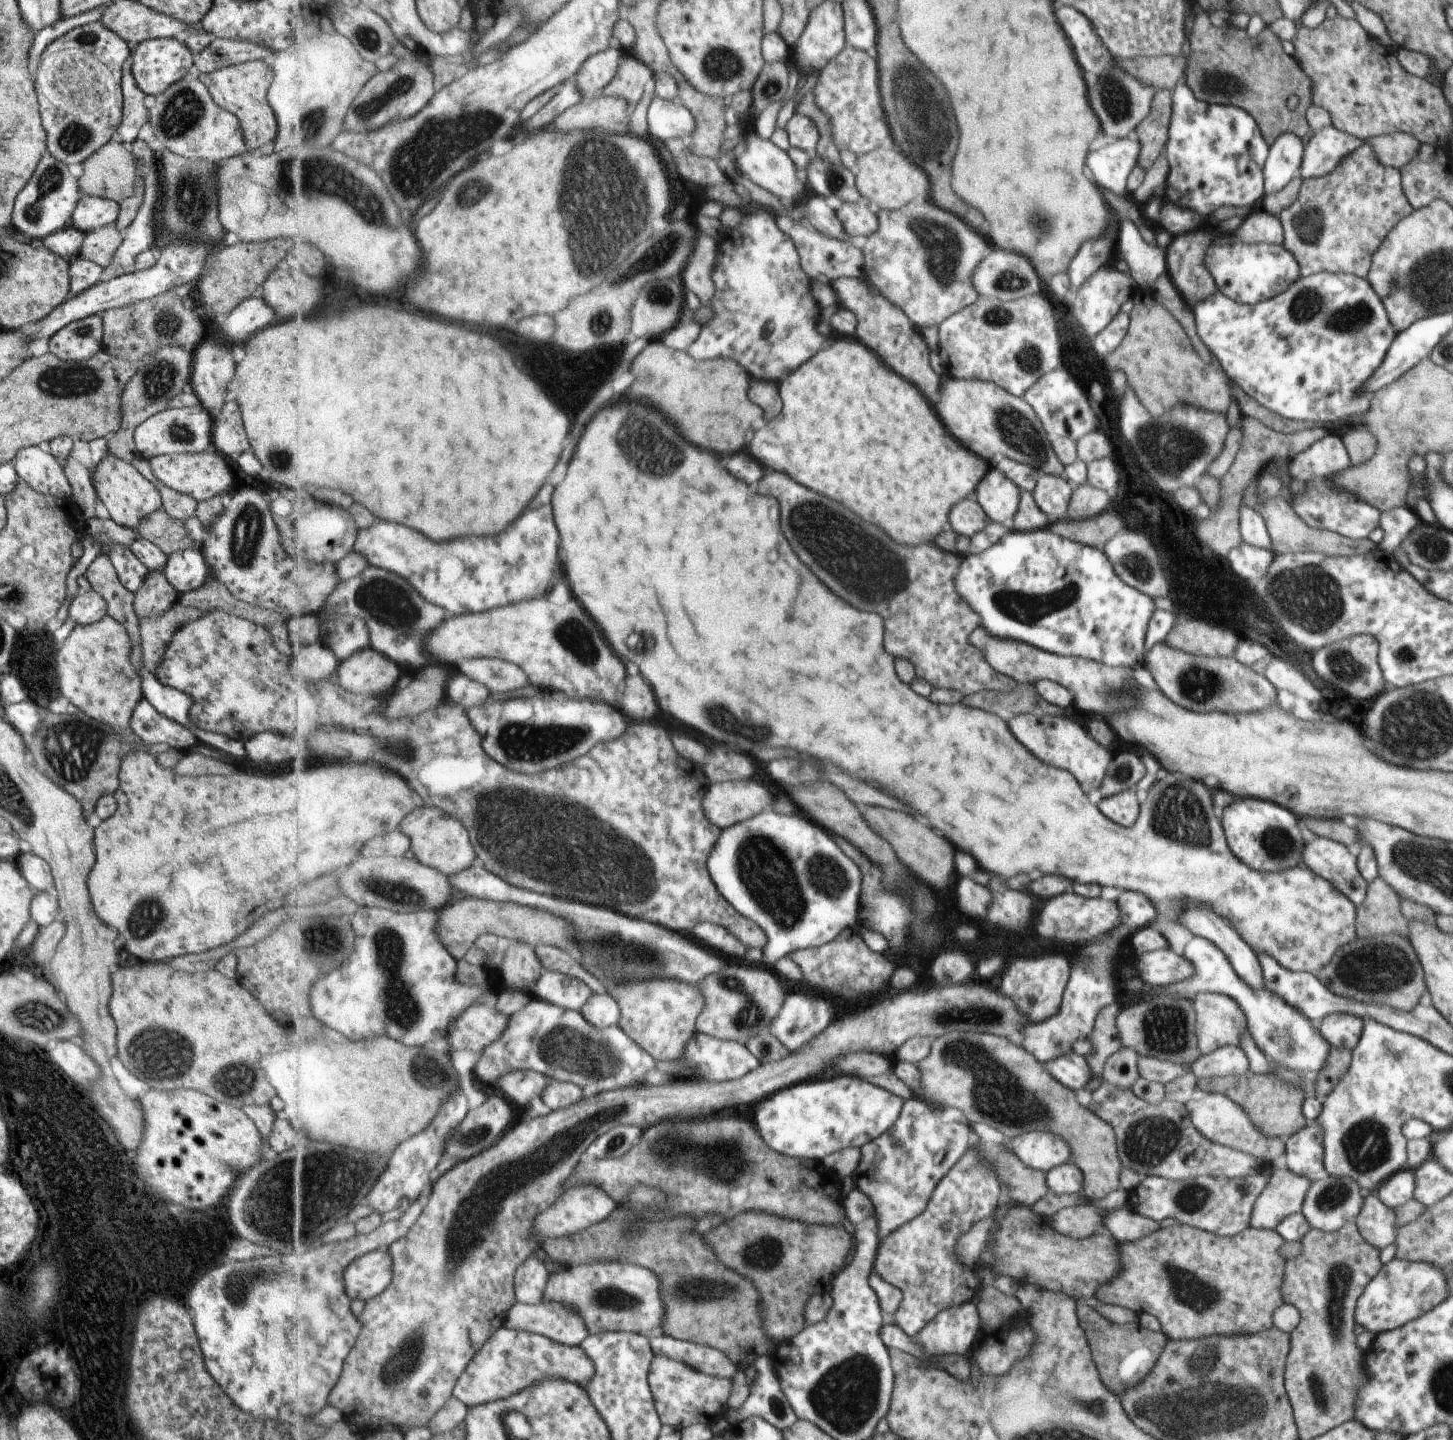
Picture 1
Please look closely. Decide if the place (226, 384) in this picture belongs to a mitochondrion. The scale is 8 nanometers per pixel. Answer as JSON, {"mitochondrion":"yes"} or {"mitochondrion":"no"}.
{"mitochondrion":"no"}

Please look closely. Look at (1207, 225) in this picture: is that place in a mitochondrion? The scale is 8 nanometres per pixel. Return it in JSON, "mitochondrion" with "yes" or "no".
{"mitochondrion":"no"}

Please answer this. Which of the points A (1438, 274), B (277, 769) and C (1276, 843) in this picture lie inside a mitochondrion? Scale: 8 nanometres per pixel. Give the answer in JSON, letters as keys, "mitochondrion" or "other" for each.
{"A":"mitochondrion","B":"other","C":"mitochondrion"}

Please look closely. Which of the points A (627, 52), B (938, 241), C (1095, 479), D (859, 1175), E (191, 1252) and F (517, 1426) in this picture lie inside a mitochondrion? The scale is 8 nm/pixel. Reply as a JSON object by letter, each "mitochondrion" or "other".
{"A":"other","B":"mitochondrion","C":"other","D":"other","E":"other","F":"mitochondrion"}

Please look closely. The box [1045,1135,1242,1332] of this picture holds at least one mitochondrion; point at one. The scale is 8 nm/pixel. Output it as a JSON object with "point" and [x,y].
{"point":[1202,1298]}

